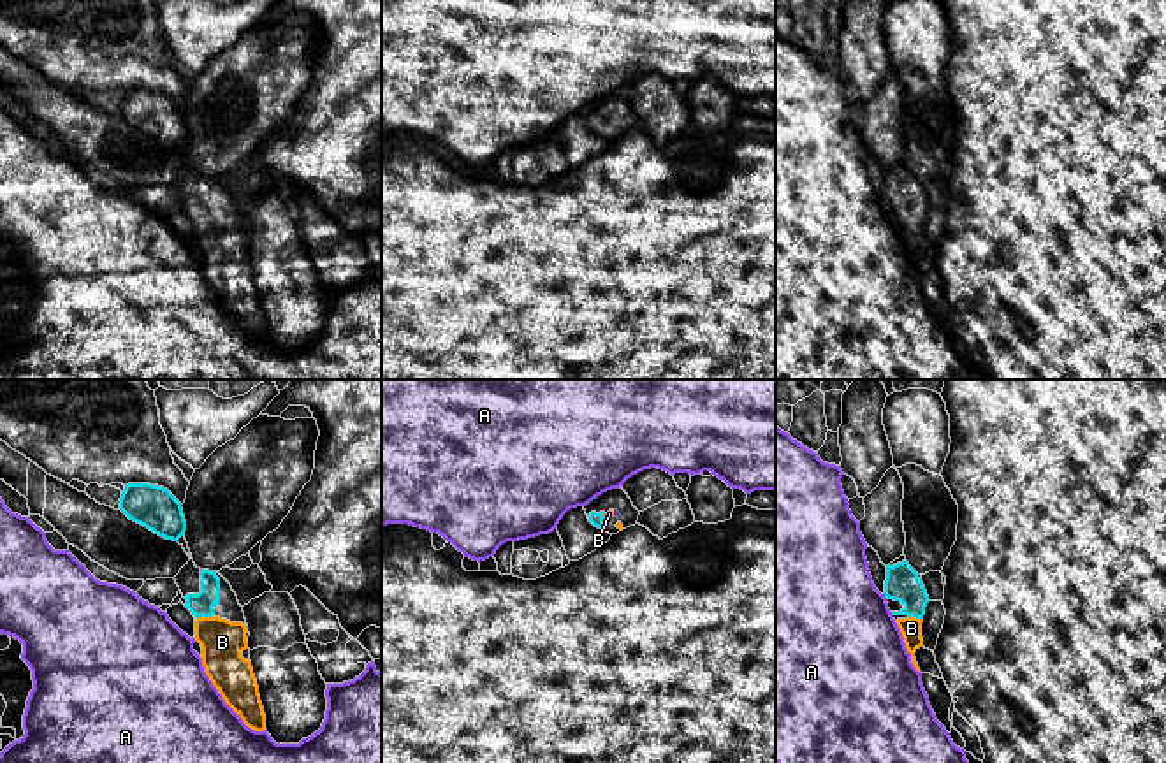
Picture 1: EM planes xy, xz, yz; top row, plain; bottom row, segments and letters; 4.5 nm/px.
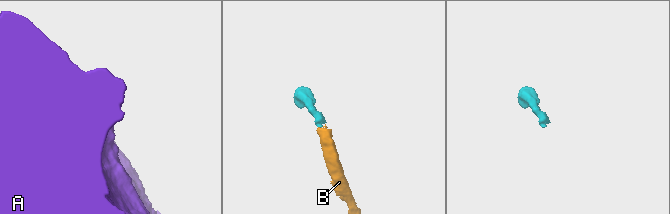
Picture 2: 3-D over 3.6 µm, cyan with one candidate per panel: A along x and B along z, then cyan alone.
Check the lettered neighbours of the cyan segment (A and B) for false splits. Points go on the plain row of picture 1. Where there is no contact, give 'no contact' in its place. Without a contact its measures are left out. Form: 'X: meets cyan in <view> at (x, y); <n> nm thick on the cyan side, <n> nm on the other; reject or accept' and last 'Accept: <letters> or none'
A: no contact; reject
B: meets cyan in xy at (203, 222); 110 nm thick on the cyan side, 200 nm on the other; accept
Accept: B

